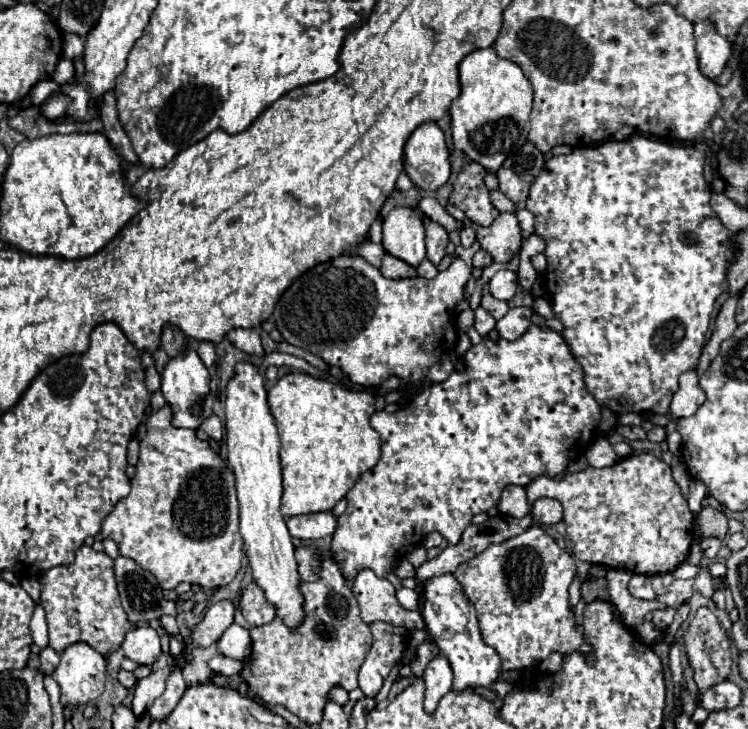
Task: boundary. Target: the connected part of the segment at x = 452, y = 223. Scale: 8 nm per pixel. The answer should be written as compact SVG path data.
M422 198L420 204L418 204L418 210L424 212L428 218L436 220L438 224L442 224L448 232L452 232L454 228L460 228L460 226L462 226L460 222L456 222L456 220L438 204L436 198Z

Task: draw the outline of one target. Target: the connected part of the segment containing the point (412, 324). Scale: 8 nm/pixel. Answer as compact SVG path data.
M342 254L314 266L294 280L278 300L272 318L288 344L320 356L326 364L338 366L348 378L352 378L352 384L376 388L390 376L398 376L404 382L418 382L424 380L428 368L440 362L442 354L450 350L450 340L456 340L454 308L464 298L462 292L468 278L470 268L460 258L456 258L444 272L438 272L432 280L420 276L390 280L360 256Z

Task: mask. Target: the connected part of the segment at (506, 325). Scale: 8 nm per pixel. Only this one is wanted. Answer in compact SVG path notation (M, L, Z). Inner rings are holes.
M510 308L510 312L496 322L496 330L504 340L516 340L530 328L532 308Z

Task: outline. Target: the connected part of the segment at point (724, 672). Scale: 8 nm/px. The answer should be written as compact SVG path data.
M702 610L696 612L690 628L684 634L684 646L688 652L690 664L694 668L694 680L698 684L700 692L704 692L706 688L728 678L730 664L732 664L732 660L730 660L730 638L728 638L726 630L720 626L720 622L712 610L708 610L706 614L702 614Z

